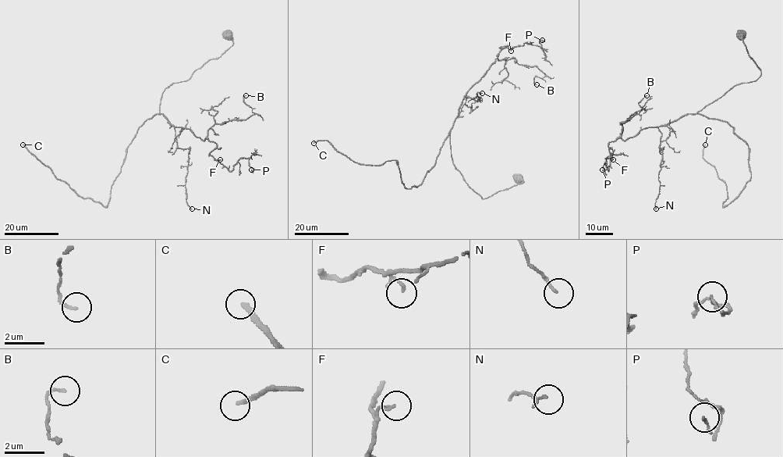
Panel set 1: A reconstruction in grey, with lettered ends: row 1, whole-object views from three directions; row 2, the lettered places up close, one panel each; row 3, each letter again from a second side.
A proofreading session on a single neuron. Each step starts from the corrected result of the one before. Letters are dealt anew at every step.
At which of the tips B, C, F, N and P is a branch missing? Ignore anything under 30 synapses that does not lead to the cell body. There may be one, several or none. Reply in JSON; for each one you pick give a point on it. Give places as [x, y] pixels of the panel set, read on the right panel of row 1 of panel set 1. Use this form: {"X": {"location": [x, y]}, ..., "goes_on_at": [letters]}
{"C": {"location": [705, 144]}, "goes_on_at": ["C"]}

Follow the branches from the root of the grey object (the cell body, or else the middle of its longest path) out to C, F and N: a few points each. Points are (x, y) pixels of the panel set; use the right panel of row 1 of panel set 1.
C: (740, 34), (760, 76), (698, 112), (748, 146), (751, 178), (724, 207), (705, 144)
F: (740, 34), (760, 71), (755, 80), (733, 86), (696, 113), (611, 141), (613, 159)
N: (740, 34), (760, 74), (696, 113), (658, 127), (664, 148), (656, 208)

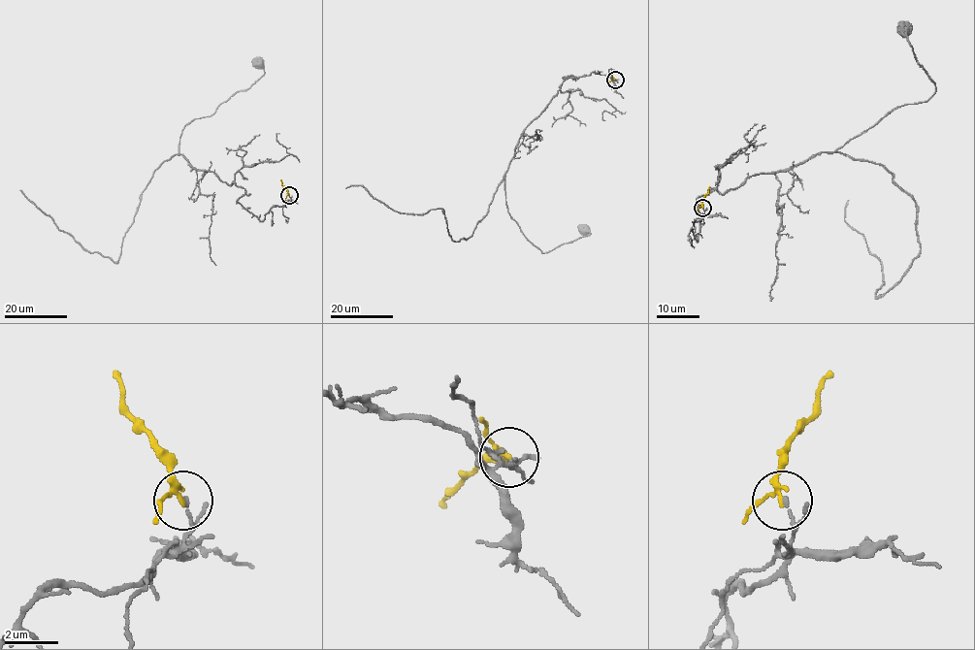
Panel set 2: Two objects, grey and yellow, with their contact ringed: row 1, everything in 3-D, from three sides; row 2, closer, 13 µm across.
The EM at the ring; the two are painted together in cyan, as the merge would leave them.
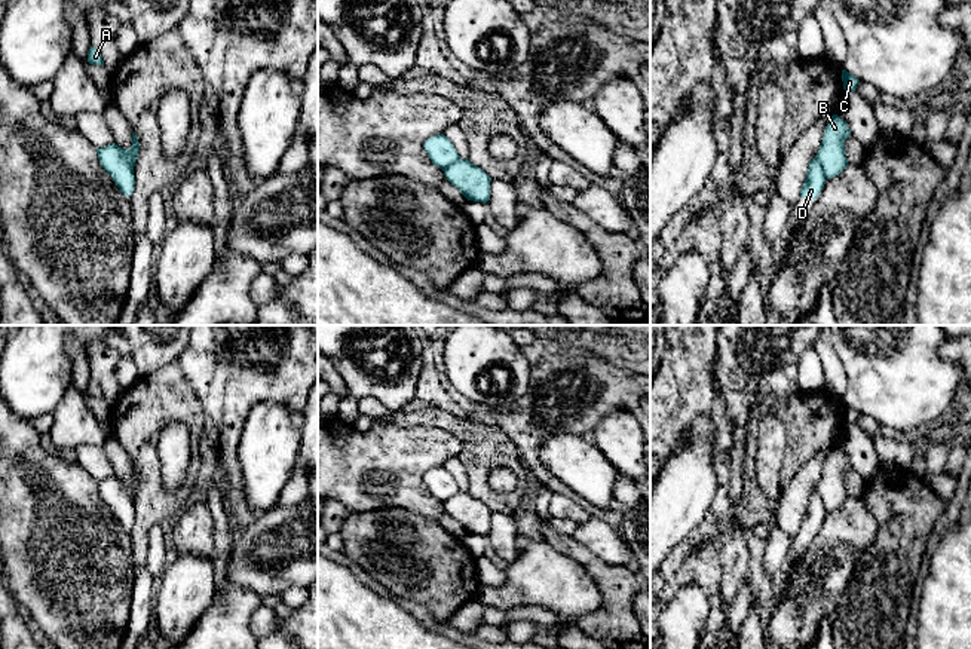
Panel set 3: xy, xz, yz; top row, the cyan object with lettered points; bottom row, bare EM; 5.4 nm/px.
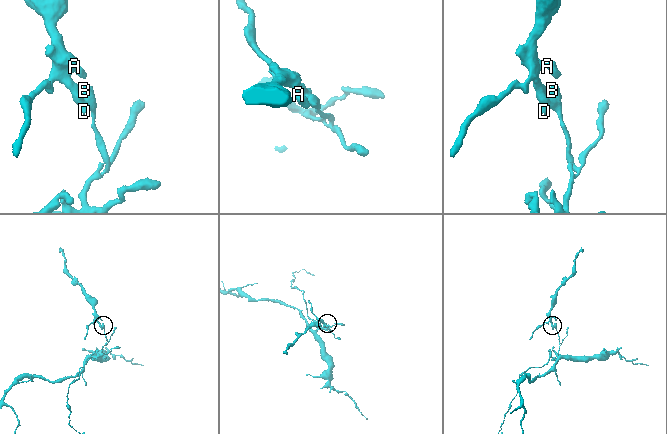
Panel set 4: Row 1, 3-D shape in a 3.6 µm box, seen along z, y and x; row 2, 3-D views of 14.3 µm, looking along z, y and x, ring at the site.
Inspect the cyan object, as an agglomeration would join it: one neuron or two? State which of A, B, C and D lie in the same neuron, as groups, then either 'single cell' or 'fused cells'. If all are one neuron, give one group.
A C D / B; fused cells

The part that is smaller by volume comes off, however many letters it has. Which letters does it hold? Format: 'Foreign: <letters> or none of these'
Foreign: A, C, D

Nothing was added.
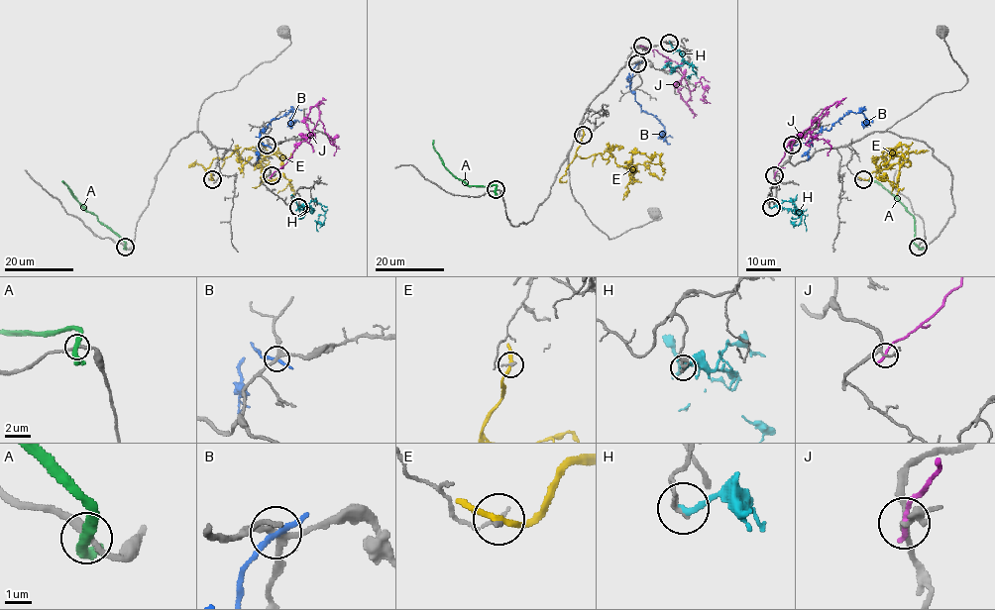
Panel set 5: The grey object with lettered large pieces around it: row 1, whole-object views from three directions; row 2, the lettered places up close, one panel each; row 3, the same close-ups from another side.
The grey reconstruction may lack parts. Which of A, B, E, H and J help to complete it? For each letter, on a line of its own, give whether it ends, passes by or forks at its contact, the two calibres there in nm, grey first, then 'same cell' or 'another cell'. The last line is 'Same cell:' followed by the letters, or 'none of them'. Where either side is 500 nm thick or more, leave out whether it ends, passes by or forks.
A: it passes by | 240/360 nm | another cell
B: it passes by | 220/190 nm | another cell
E: it passes by | 180/240 nm | another cell
H: it ends | 220/240 nm | another cell
J: it ends | 160/240 nm | another cell
Same cell: none of them

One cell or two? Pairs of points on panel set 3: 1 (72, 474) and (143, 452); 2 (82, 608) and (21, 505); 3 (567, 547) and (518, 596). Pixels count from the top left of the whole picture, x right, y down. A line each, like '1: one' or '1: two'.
1: two
2: one
3: two

